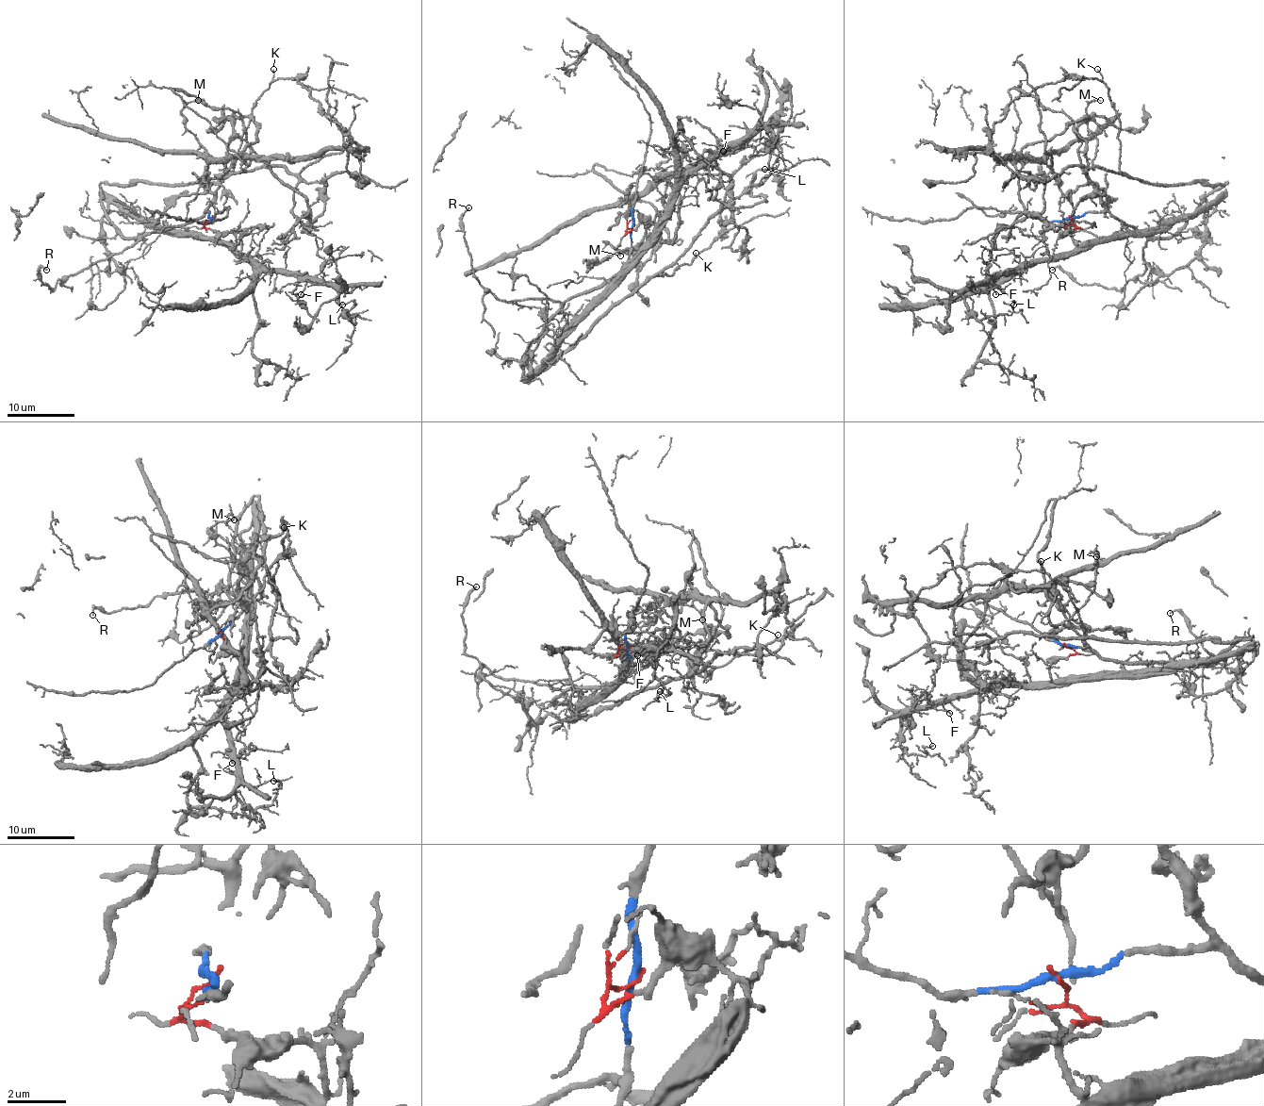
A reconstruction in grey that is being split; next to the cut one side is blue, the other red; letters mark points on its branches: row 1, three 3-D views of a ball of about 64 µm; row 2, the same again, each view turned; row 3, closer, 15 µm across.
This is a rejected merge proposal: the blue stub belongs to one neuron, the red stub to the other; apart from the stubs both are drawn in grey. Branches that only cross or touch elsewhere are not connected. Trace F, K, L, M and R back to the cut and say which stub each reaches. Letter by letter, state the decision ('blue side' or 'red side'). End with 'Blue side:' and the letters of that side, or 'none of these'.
F: red side
K: blue side
L: red side
M: blue side
R: blue side
Blue side: K, M, R

